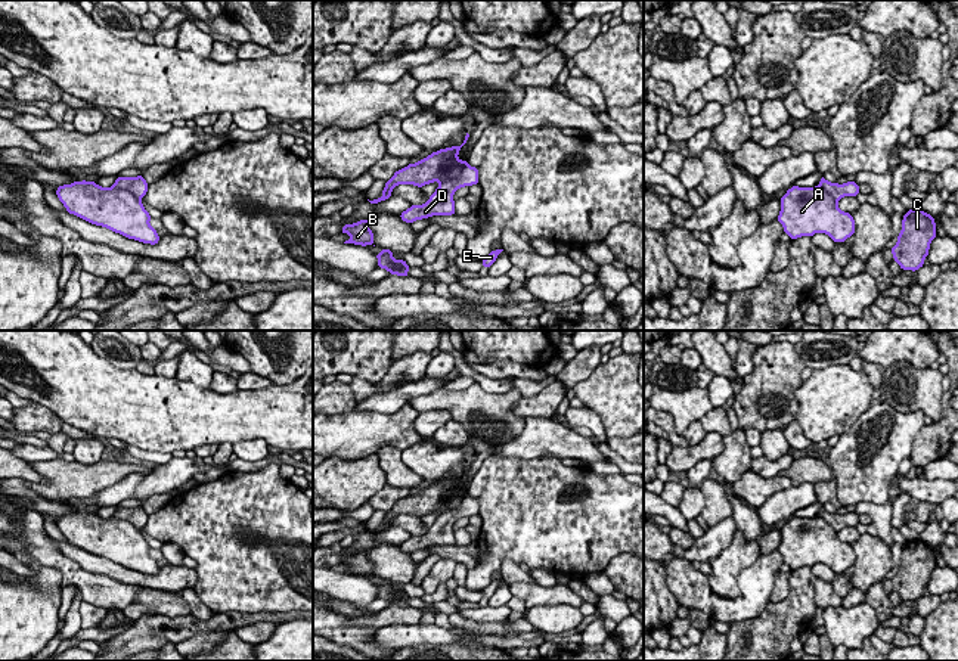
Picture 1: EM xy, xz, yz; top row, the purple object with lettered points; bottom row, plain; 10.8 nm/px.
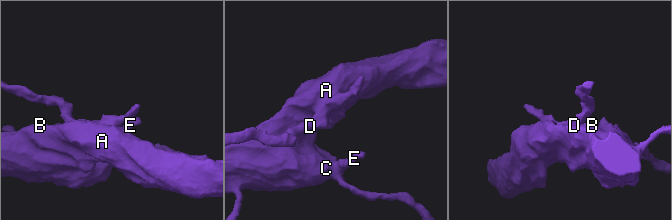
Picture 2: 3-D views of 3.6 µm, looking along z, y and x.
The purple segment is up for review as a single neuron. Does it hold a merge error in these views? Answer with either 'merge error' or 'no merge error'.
merge error

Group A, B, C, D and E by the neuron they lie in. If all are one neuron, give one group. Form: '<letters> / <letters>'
A B C E / D

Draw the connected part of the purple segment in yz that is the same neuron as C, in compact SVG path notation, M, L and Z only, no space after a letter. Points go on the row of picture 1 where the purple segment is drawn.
M920 207L906 211L896 245L892 248L893 260L902 270L917 271L924 266L930 243L936 238L934 217Z

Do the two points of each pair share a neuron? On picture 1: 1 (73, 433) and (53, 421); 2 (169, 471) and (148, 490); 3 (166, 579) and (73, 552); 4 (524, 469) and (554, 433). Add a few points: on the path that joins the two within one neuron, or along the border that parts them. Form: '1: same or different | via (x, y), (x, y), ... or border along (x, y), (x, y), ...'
1: different | border along (64, 422), (59, 430)
2: same | via (164, 475), (152, 486)
3: same | via (142, 580), (96, 564)
4: different | border along (499, 455), (511, 458), (557, 456), (560, 459)

